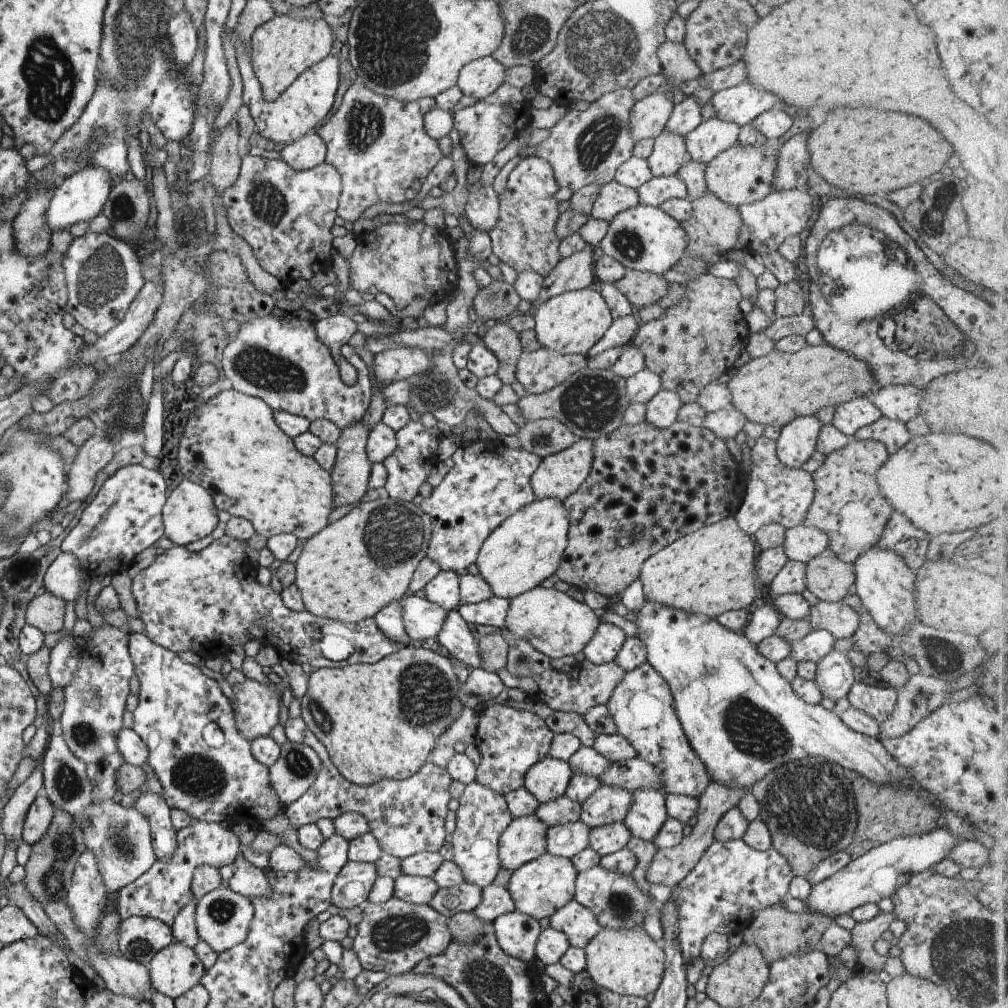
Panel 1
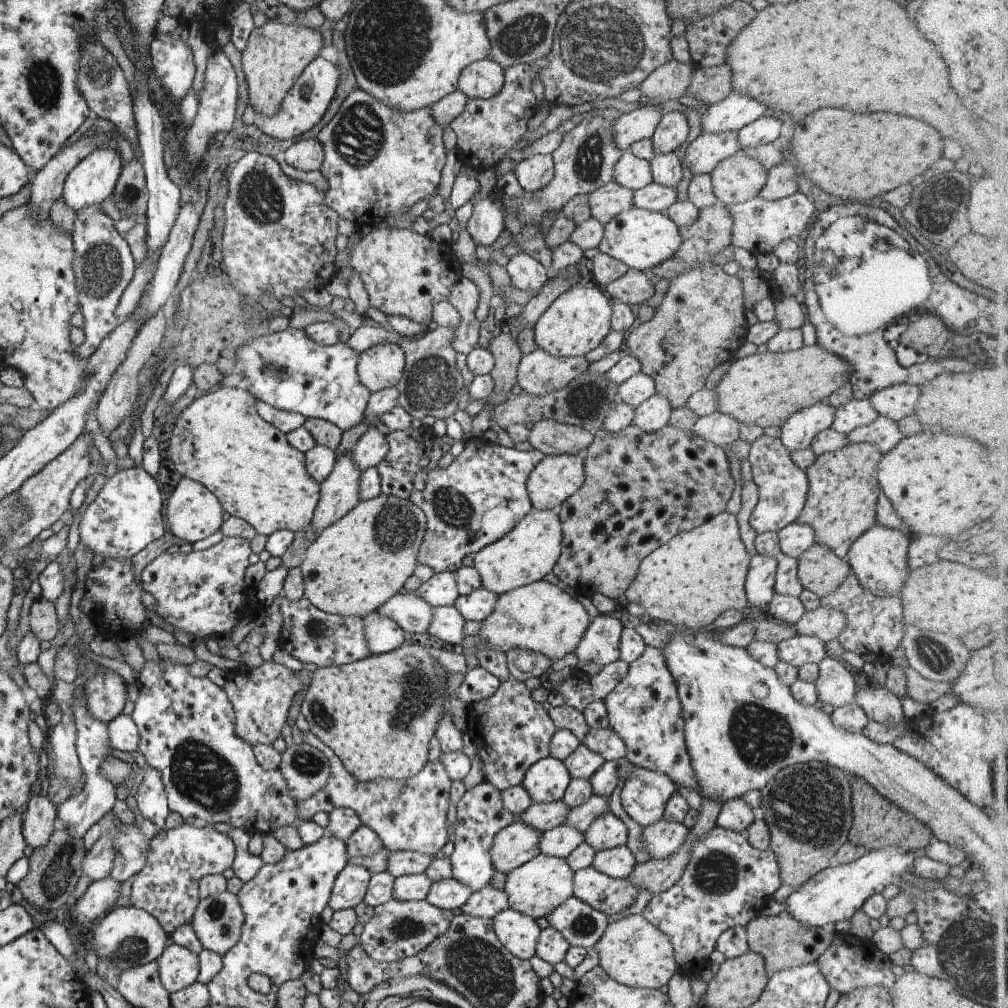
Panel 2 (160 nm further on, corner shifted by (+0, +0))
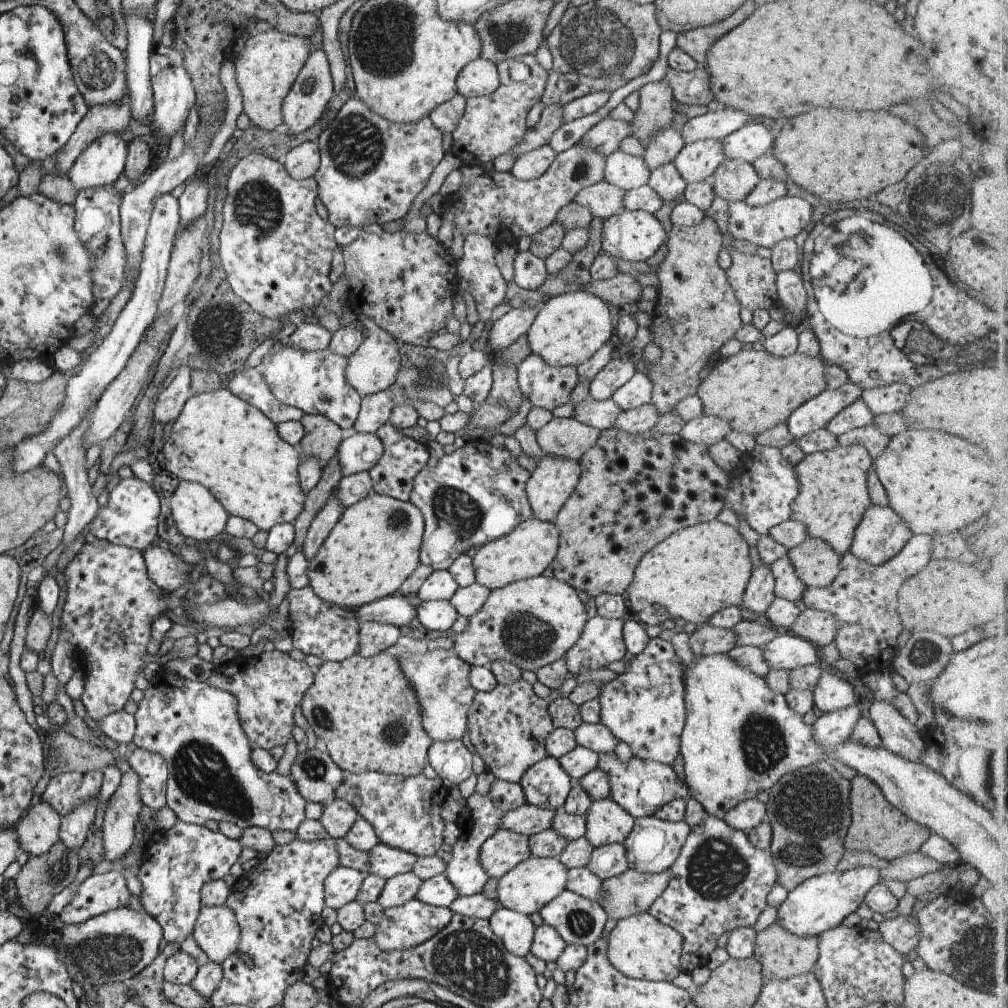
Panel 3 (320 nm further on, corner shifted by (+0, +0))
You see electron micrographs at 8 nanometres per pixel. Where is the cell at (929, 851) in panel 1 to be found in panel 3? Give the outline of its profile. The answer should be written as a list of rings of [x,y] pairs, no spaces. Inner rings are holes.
[[[856,867],[847,871],[832,871],[806,879],[791,890],[777,908],[776,922],[788,933],[799,937],[813,937],[842,925],[842,920],[857,912],[866,893],[880,882],[879,870],[871,867]]]

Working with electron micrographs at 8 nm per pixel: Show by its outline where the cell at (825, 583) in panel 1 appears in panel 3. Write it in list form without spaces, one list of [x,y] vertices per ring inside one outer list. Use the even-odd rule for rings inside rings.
[[[807,535],[798,546],[787,549],[787,555],[806,587],[827,587],[838,576],[841,556],[821,538]]]

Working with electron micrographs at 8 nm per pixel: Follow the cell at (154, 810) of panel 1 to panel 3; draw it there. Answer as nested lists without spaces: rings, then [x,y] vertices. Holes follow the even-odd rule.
[[[137,747],[127,753],[129,765],[139,774],[139,797],[157,811],[167,805],[167,764],[161,754]]]

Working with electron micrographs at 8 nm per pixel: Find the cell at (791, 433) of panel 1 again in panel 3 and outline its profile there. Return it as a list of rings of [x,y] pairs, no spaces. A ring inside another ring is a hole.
[[[851,381],[834,390],[824,389],[792,411],[786,422],[789,432],[795,439],[799,439],[809,432],[824,429],[831,418],[858,400],[862,391]]]

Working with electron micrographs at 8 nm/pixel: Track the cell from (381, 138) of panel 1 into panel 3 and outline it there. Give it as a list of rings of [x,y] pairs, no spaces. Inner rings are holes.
[[[351,94],[351,98],[340,108],[336,118],[328,124],[316,140],[321,154],[321,165],[313,176],[318,185],[320,200],[328,210],[329,221],[336,227],[382,224],[402,219],[411,208],[413,200],[426,186],[430,174],[444,158],[442,133],[430,117],[417,123],[395,123],[371,111],[365,102]]]

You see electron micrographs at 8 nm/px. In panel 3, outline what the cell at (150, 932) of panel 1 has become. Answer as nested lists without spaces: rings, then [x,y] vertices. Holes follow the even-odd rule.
[[[127,906],[90,917],[88,921],[75,925],[64,925],[60,931],[59,940],[57,941],[60,948],[63,948],[64,952],[68,952],[68,956],[74,958],[74,962],[80,968],[86,969],[84,970],[86,976],[90,976],[96,986],[98,984],[126,983],[130,981],[131,978],[136,977],[156,960],[164,944],[161,923],[146,911],[136,912]]]

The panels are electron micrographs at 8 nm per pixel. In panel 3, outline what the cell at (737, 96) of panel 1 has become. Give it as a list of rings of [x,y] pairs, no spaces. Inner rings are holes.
[[[722,106],[722,110],[707,111],[705,114],[688,119],[680,131],[685,145],[706,139],[721,141],[742,128],[749,120],[745,112]]]

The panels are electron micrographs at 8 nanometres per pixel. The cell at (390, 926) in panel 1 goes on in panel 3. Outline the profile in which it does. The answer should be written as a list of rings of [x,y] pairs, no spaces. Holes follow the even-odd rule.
[[[417,898],[410,899],[402,906],[385,909],[382,920],[376,925],[376,932],[373,936],[381,949],[407,949],[414,945],[421,945],[422,942],[432,938],[442,930],[453,917],[450,907],[439,907],[423,903]]]

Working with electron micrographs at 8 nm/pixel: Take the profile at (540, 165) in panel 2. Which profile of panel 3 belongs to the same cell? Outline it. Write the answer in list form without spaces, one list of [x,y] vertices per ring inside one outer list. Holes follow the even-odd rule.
[[[546,144],[518,155],[510,171],[523,181],[540,178],[550,168],[556,157],[557,153]]]

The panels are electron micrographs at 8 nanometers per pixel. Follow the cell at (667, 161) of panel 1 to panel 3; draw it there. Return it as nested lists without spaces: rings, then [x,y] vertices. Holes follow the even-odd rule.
[[[666,163],[660,168],[654,169],[649,176],[648,185],[662,199],[662,202],[676,202],[685,194],[687,182],[675,169],[672,163]]]

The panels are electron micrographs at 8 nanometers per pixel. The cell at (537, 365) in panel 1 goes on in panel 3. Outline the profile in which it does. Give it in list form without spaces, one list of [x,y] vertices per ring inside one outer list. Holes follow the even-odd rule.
[[[536,353],[528,355],[517,367],[518,384],[525,399],[530,406],[544,407],[546,410],[554,410],[568,401],[574,401],[576,385],[579,382],[577,367],[550,367],[545,360]]]

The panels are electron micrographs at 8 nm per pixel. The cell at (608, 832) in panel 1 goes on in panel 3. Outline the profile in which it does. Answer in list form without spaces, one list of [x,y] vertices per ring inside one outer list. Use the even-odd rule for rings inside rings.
[[[611,796],[593,801],[585,814],[585,837],[593,848],[623,843],[635,825],[635,818]]]

